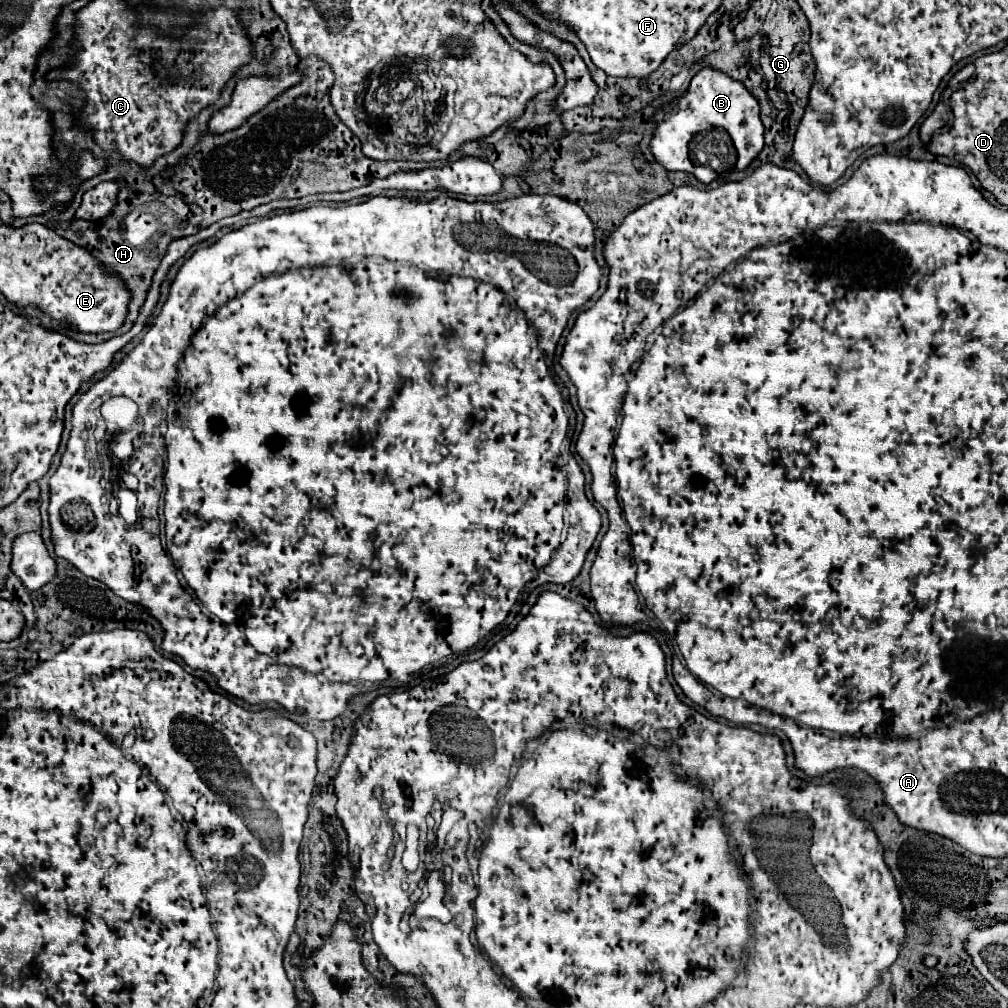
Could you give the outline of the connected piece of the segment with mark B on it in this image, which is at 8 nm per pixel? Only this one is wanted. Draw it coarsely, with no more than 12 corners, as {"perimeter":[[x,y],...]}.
{"perimeter":[[710,67],[658,109],[650,151],[712,183],[764,147],[758,101]]}

